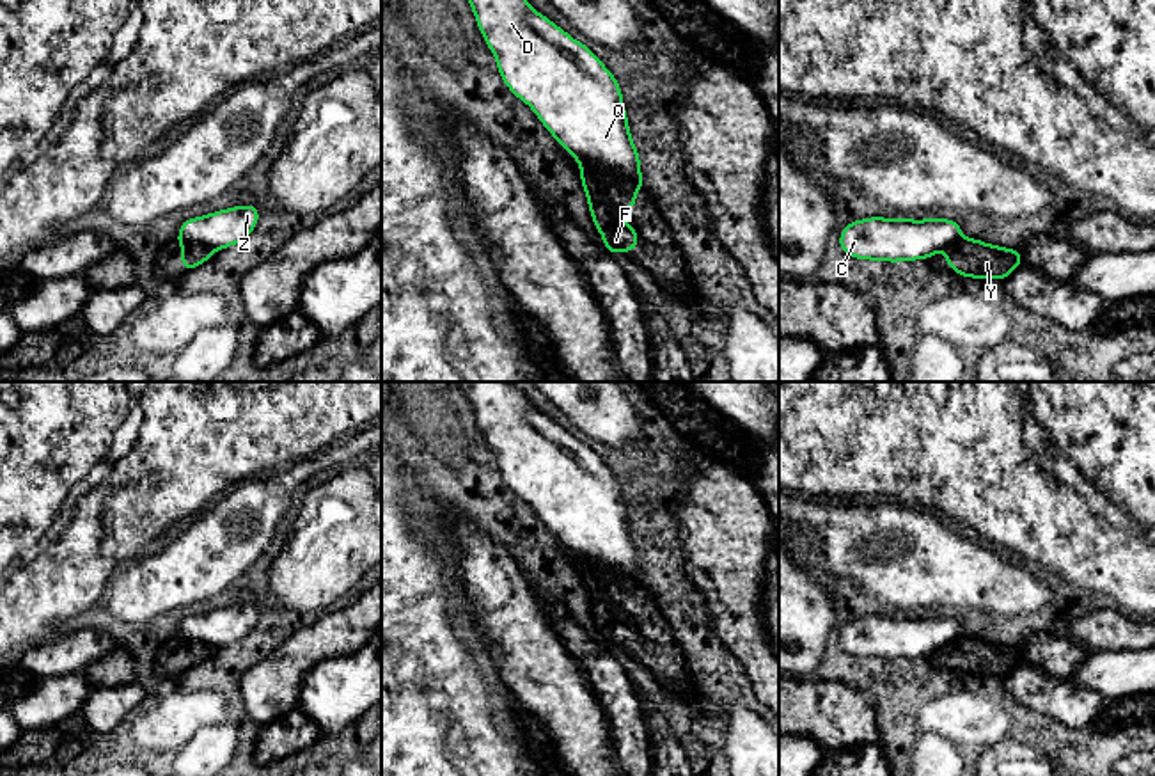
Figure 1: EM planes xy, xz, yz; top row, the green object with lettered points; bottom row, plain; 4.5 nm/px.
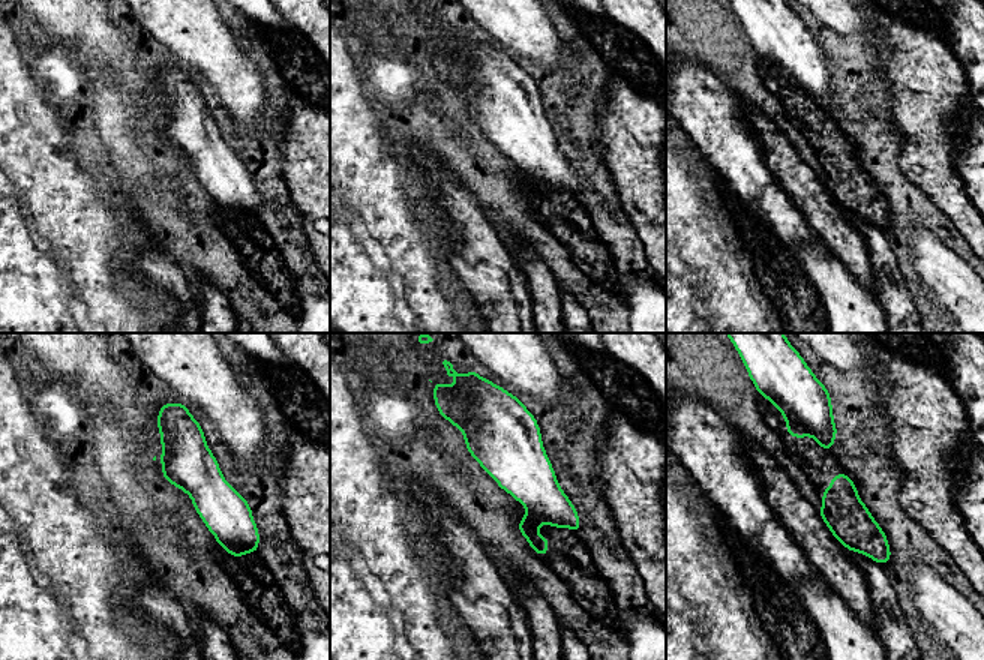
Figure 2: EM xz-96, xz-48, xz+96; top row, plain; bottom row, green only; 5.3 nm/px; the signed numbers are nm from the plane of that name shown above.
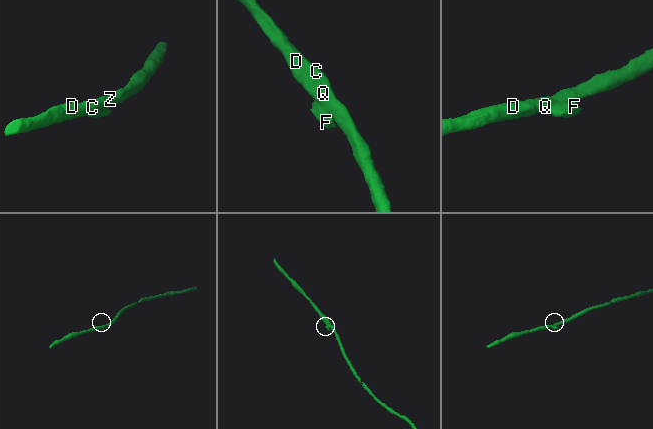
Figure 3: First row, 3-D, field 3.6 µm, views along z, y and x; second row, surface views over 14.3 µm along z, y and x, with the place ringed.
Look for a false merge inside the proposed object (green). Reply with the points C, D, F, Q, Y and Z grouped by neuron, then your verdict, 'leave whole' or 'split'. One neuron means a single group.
C D Q Z / F Y | split

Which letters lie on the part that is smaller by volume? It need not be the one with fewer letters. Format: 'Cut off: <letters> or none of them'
Cut off: F, Y

